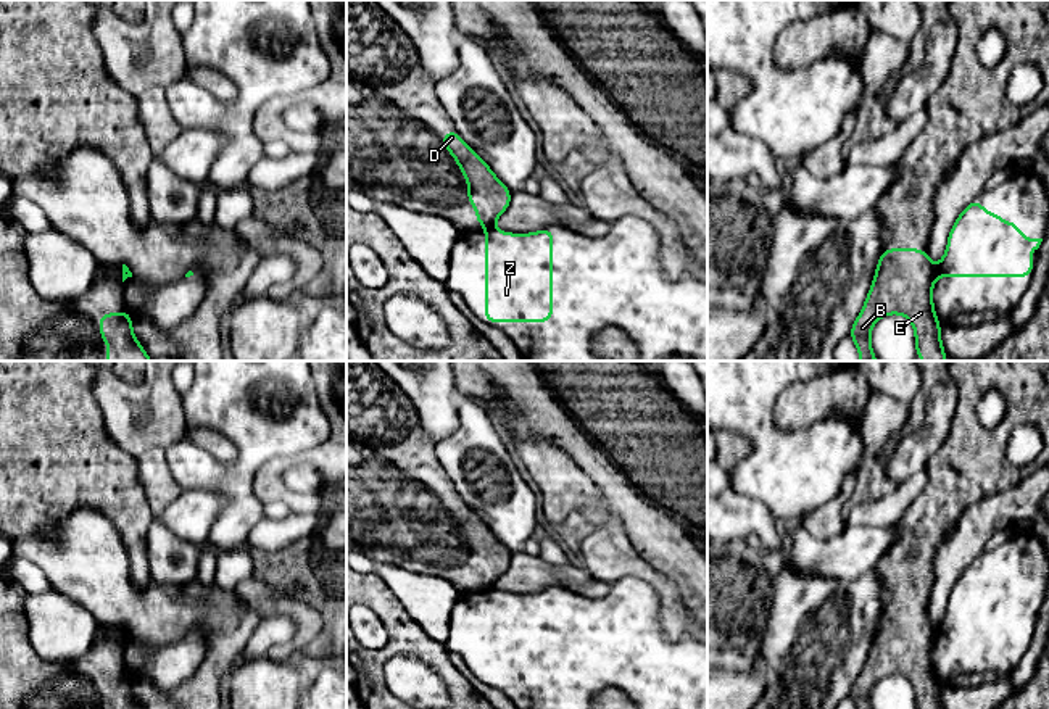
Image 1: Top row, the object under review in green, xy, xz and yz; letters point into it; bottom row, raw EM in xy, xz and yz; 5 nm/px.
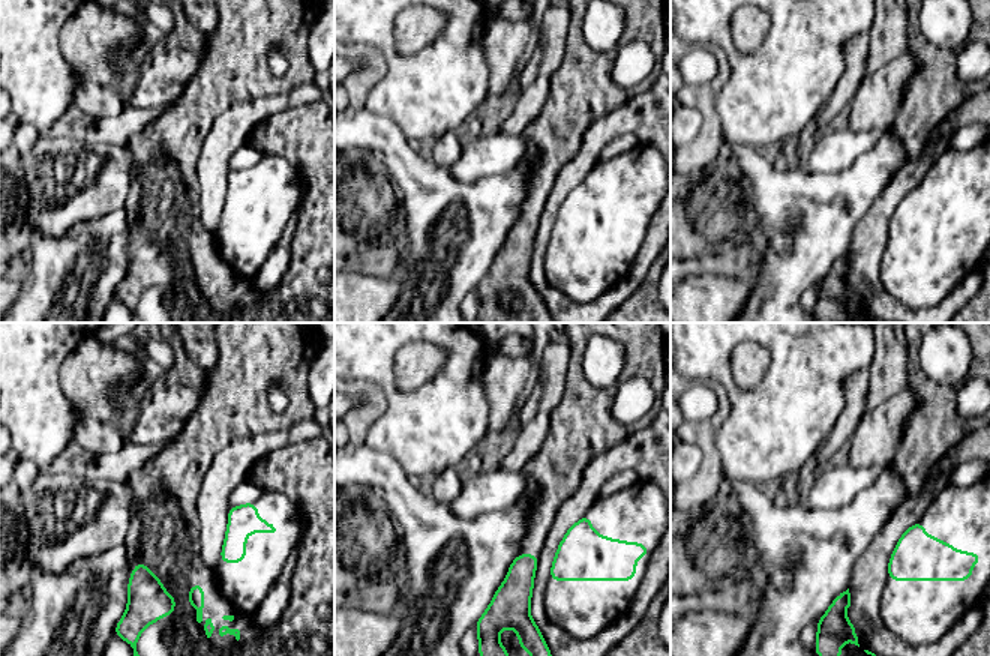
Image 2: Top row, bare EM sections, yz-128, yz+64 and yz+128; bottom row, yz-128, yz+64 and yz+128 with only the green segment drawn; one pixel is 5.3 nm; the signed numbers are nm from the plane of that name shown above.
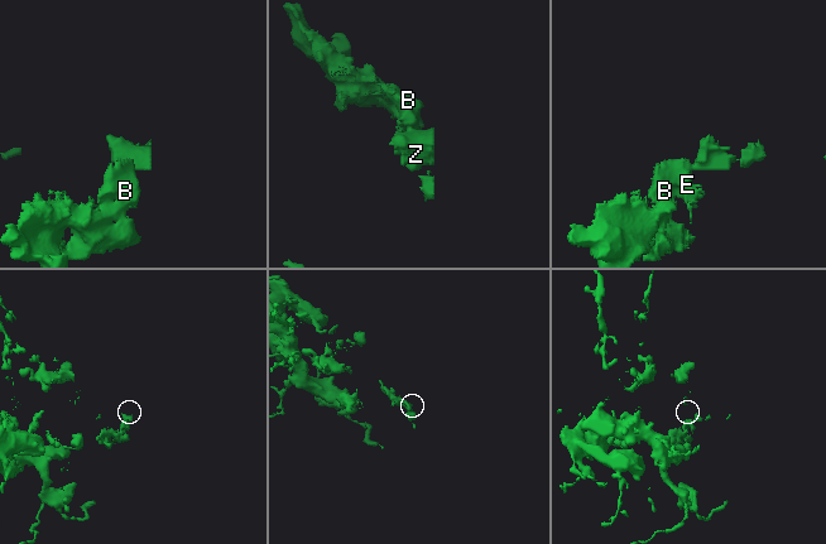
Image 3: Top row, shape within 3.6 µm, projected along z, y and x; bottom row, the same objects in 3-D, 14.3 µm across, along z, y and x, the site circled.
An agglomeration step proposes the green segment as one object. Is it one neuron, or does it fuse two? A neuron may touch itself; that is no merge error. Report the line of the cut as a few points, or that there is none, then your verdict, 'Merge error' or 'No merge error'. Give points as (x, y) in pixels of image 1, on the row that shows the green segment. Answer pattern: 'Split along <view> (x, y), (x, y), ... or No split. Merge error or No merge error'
Split along yz (937, 268), (933, 276). Merge error

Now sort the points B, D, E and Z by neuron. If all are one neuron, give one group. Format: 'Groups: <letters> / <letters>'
Groups: B D E / Z

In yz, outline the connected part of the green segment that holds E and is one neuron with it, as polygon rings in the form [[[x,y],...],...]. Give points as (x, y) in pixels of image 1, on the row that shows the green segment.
[[[886,248],[880,255],[870,292],[849,332],[860,361],[878,361],[870,345],[870,330],[880,317],[896,313],[910,321],[915,354],[922,361],[947,359],[933,308],[935,272],[927,250]]]

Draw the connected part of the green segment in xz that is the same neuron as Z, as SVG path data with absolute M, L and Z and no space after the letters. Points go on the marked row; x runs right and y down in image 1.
M485 229L485 322L553 321L553 229L506 234Z

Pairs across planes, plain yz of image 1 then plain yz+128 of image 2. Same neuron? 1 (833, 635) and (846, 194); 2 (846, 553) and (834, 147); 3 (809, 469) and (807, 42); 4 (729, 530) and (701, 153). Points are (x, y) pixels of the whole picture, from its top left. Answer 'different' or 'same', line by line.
1: same
2: same
3: same
4: different

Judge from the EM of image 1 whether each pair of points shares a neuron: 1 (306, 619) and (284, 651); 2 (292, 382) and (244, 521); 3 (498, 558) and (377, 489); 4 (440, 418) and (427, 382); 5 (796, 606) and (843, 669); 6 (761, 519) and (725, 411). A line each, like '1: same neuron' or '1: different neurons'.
1: same neuron
2: same neuron
3: same neuron
4: same neuron
5: same neuron
6: different neurons

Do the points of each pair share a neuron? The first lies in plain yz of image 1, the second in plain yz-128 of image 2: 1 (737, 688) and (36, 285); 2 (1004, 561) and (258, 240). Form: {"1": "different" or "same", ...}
{"1": "different", "2": "same"}

